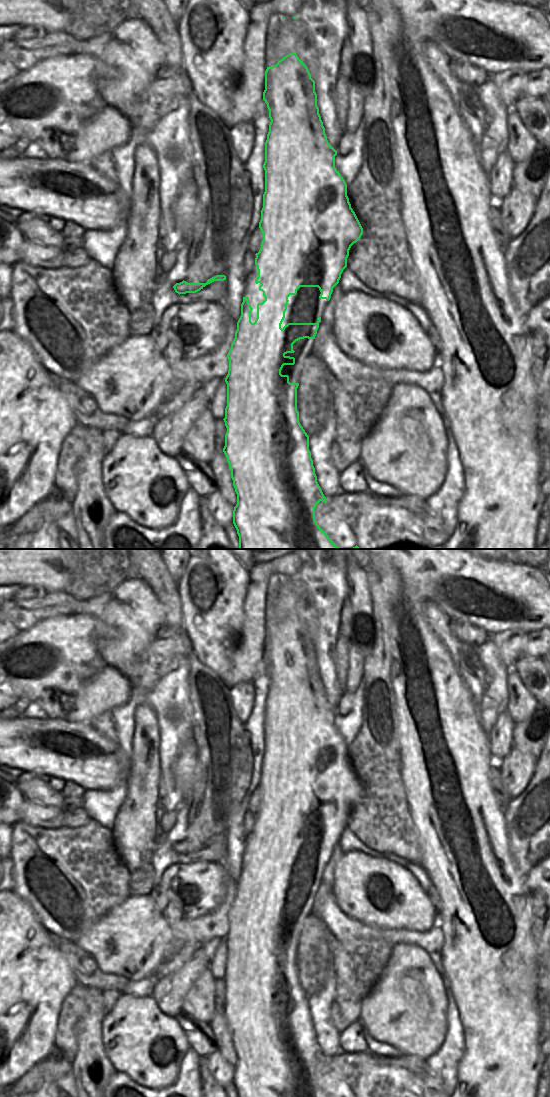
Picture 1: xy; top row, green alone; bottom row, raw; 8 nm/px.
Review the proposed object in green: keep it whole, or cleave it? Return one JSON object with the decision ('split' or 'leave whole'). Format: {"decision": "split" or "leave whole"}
{"decision": "leave whole"}

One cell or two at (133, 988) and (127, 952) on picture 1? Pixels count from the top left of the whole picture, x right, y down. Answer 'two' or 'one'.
two

